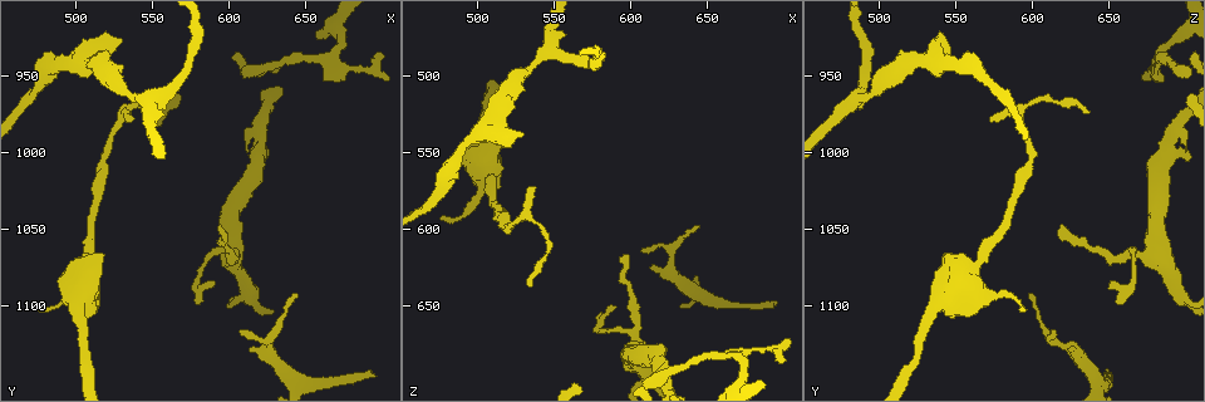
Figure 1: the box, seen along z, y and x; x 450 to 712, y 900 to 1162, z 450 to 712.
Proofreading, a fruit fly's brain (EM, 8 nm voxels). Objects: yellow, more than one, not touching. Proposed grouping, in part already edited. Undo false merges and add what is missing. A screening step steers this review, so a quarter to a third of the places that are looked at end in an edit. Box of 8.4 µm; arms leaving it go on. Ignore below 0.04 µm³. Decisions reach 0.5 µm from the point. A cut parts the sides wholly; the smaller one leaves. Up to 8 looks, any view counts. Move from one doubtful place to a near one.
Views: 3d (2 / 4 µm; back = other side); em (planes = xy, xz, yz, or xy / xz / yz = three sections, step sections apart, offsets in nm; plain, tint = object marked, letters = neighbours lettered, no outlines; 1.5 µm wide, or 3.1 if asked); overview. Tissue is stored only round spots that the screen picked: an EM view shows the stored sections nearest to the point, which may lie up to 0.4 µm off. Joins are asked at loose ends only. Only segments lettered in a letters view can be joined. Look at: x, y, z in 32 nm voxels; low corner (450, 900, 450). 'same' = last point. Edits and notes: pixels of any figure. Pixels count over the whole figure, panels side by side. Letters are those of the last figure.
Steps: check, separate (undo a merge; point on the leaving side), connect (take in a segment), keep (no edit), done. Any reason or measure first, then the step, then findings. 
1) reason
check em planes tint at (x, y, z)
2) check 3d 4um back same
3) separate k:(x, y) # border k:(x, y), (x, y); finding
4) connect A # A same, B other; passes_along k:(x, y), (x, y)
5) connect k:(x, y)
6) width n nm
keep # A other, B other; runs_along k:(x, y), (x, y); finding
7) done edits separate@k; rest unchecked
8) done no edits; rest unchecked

check em planes letters at (674, 930, 686)

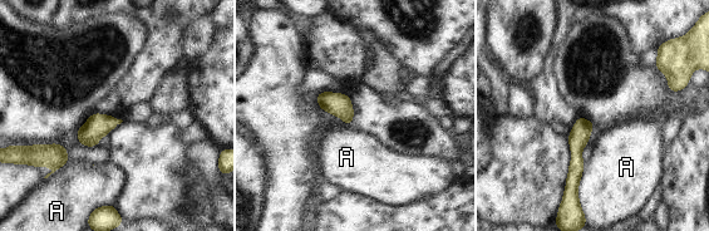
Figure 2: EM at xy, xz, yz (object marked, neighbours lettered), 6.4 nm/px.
keep # A other; border 2:(585, 163), (579, 182), (577, 198); all the same cell

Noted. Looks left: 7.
branch stops here
check em planes letters at (642, 1094, 598)

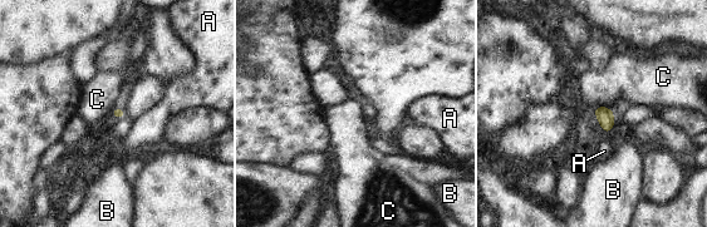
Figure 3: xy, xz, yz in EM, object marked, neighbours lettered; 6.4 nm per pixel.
keep # A other, B other, C other; border 3:(594, 107), (608, 107), (612, 110); none of them fits

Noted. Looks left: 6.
free end
check 3d 4um at (696, 1144, 648)

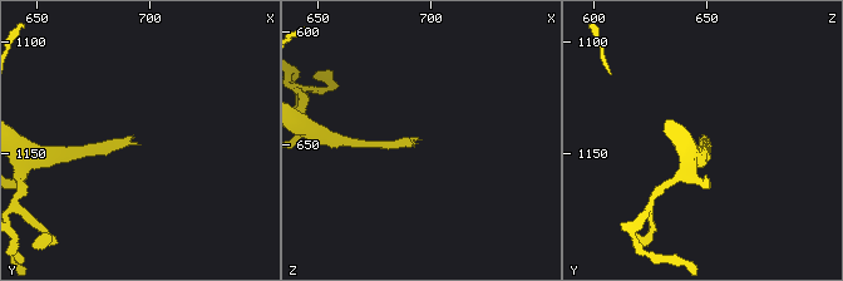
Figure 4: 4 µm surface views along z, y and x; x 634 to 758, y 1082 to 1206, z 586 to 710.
check em planes letters at (696, 1145, 648)

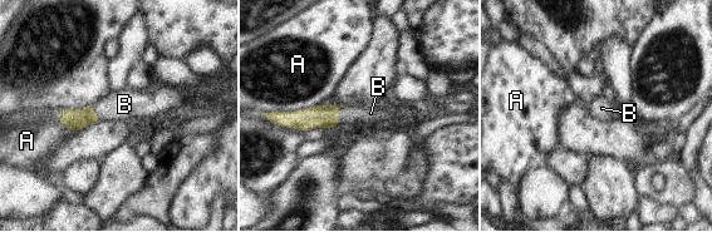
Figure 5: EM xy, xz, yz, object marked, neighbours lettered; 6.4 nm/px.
connect B # A other, B same; passes_along 5:(322, 116), (337, 116), (371, 113); it goes on there

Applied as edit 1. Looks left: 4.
done edits connect@5; rest unchecked

